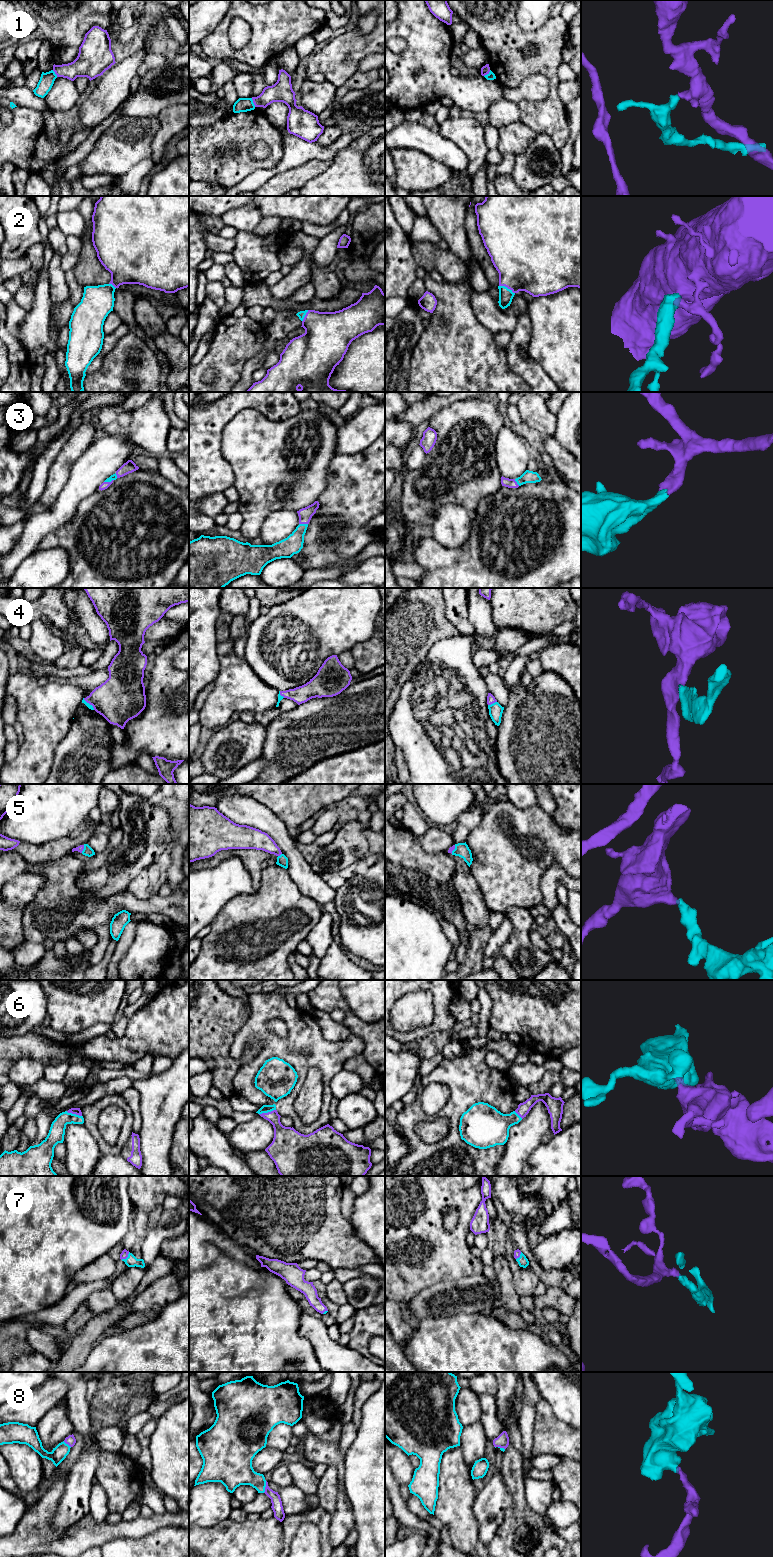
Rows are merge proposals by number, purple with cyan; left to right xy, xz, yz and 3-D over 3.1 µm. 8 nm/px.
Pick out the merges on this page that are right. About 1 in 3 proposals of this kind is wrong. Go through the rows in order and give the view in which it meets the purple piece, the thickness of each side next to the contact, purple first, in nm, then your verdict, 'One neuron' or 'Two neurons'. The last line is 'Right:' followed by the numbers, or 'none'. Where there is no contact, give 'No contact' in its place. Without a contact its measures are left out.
1: Touches purple in xz. Thickness 170 nm (purple) against 110 nm. Two neurons
2: Touches purple in yz. Thickness 460 nm (purple) against 120 nm. One neuron
3: Touches purple in xz. Thickness 110 nm (purple) against 160 nm. One neuron
4: Touches purple in yz. Thickness 70 nm (purple) against 110 nm. One neuron
5: Touches purple in xz. Thickness 170 nm (purple) against 90 nm. One neuron
6: Touches purple in xz. Thickness 190 nm (purple) against 60 nm. One neuron
7: Touches purple in xy. Thickness 60 nm (purple) against 100 nm. One neuron
8: Touches purple in xz. Thickness 90 nm (purple) against 220 nm. One neuron
Right: 2, 3, 4, 5, 6, 7, 8

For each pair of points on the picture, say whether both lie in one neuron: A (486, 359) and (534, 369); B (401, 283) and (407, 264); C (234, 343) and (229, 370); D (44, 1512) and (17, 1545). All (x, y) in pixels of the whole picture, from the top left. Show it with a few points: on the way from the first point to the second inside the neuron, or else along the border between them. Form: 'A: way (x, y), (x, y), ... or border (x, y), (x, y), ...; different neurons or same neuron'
A: border (505, 348), (509, 367), (524, 381); different neurons
B: way (401, 278), (402, 269); same neuron
C: way (229, 350), (229, 363); same neuron
D: way (37, 1520), (25, 1537); same neuron

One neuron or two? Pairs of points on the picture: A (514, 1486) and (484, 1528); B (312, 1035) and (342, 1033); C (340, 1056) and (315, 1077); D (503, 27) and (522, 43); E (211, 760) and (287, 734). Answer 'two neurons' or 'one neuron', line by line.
A: two neurons
B: two neurons
C: two neurons
D: one neuron
E: two neurons

